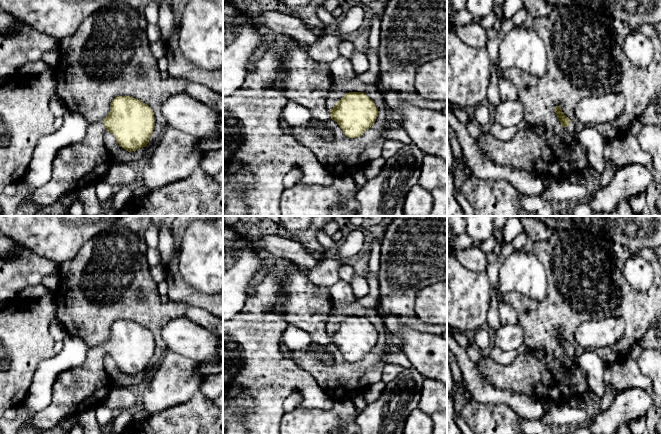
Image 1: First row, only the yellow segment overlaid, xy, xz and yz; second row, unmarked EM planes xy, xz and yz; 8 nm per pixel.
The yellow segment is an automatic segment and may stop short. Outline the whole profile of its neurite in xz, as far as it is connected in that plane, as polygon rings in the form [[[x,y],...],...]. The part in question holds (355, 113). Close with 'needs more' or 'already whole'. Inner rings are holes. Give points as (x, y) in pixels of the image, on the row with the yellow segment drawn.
[[[293,41],[287,46],[287,54],[283,58],[285,72],[279,78],[284,85],[284,94],[287,99],[298,105],[306,107],[312,118],[325,122],[330,119],[337,122],[344,134],[349,138],[357,138],[372,127],[378,116],[378,109],[374,101],[363,92],[349,92],[342,97],[336,105],[329,108],[329,93],[333,76],[328,63],[317,62],[308,56],[310,46]]]; needs more

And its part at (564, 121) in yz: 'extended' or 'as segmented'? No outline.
extended

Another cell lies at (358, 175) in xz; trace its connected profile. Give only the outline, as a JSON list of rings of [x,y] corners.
[[[363,169],[353,170],[350,175],[354,178],[357,185],[363,185],[367,181],[367,178],[364,176]]]

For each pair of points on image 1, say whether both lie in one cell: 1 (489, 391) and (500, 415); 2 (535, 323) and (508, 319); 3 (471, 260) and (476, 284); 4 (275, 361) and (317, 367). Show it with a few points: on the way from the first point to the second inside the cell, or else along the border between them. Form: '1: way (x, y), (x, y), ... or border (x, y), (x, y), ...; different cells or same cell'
1: border (472, 399), (478, 402), (505, 403), (516, 412); different cells
2: border (504, 300), (515, 310), (518, 322); different cells
3: border (457, 259), (471, 270), (485, 271); different cells
4: border (290, 358), (298, 366), (308, 371), (314, 378); different cells

